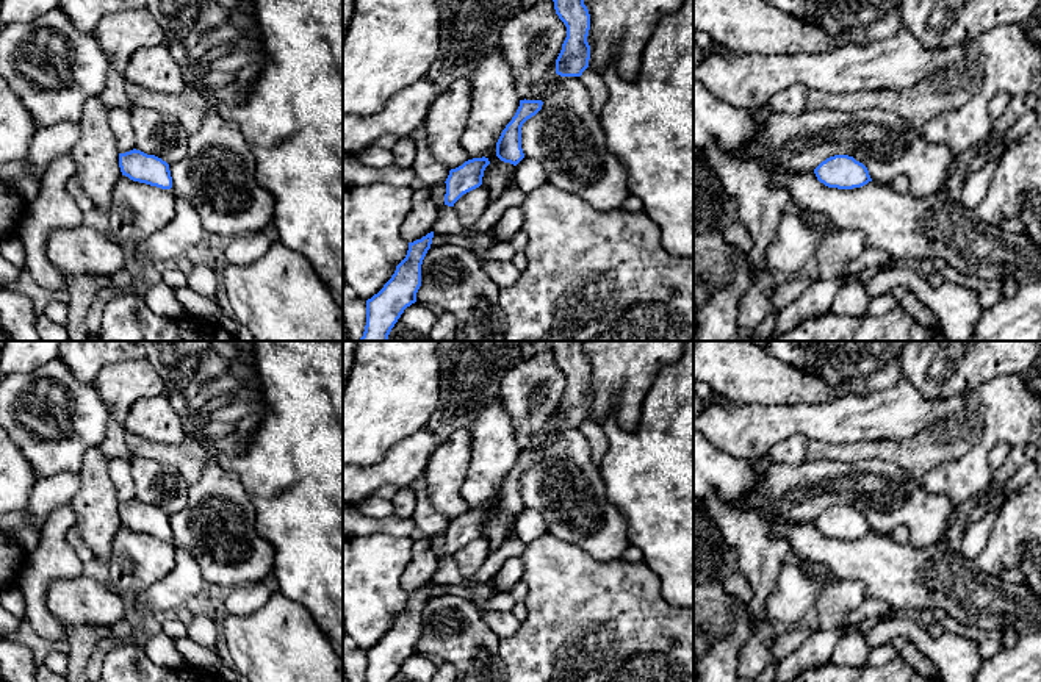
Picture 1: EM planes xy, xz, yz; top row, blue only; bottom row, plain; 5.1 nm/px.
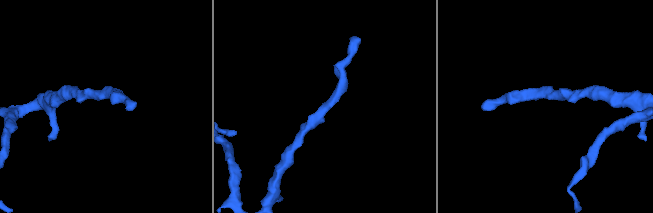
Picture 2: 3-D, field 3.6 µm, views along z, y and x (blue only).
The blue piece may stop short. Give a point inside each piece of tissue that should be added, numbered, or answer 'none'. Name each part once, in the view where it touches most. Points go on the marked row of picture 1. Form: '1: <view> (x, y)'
none

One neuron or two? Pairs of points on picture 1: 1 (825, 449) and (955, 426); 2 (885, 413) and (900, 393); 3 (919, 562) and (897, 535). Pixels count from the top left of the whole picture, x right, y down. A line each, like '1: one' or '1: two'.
1: one
2: one
3: two

